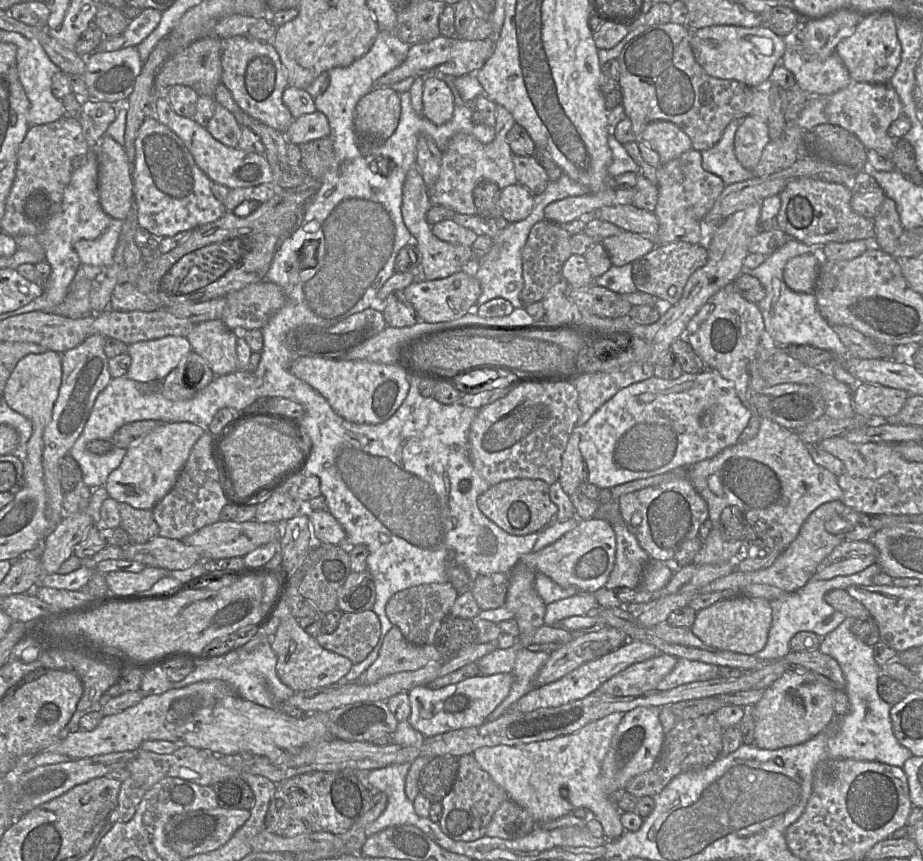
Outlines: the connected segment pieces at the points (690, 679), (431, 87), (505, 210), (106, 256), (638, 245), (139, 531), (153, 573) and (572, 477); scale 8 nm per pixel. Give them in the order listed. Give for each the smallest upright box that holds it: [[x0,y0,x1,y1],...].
[[656,658,718,691],[423,77,454,125],[500,183,534,223],[74,218,122,267],[599,231,657,266],[119,503,159,543],[105,566,170,597],[559,426,585,497]]

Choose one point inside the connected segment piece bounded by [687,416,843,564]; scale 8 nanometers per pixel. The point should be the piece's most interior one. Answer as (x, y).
(772, 479)

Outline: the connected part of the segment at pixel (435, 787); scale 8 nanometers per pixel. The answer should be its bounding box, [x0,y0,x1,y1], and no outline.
[419,756,457,803]

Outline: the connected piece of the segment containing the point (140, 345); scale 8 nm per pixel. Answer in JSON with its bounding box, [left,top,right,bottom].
[126,336,192,382]

